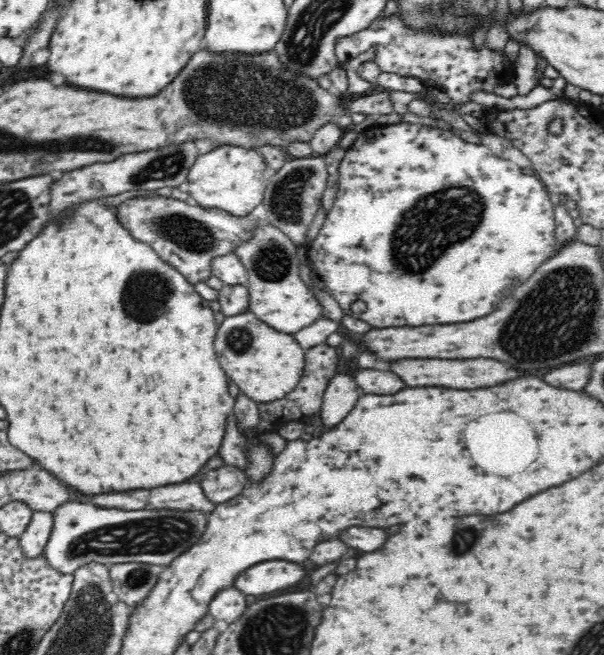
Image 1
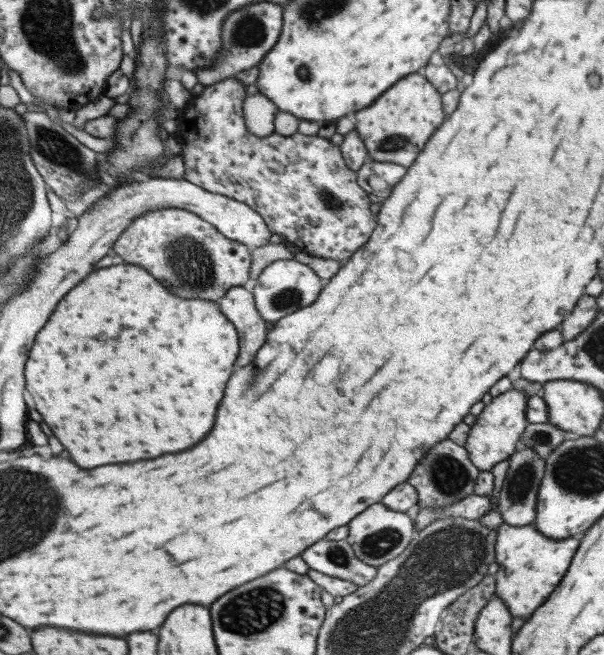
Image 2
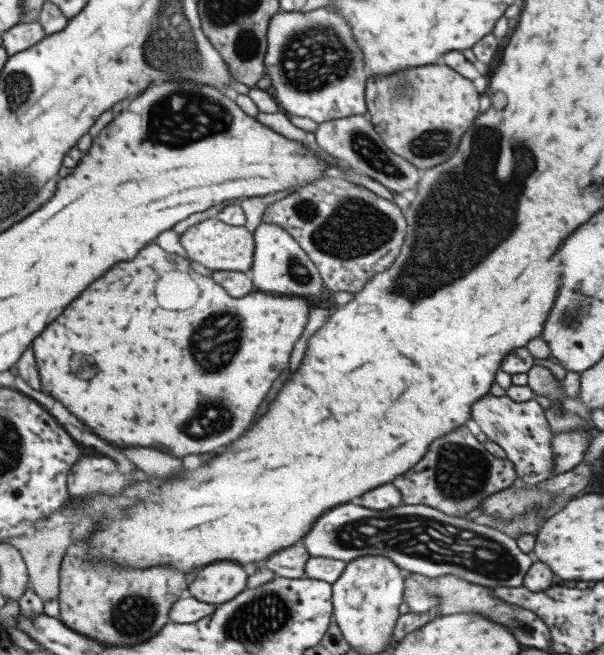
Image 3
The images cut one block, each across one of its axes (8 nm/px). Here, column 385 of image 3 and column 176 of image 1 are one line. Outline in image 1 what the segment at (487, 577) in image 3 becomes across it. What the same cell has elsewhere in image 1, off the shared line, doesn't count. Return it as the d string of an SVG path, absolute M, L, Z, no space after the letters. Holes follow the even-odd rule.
M66 502L55 511L55 526L44 555L50 566L66 574L83 564L96 561L107 565L142 563L170 566L174 558L194 546L207 525L207 517L198 510L106 509L83 502Z

